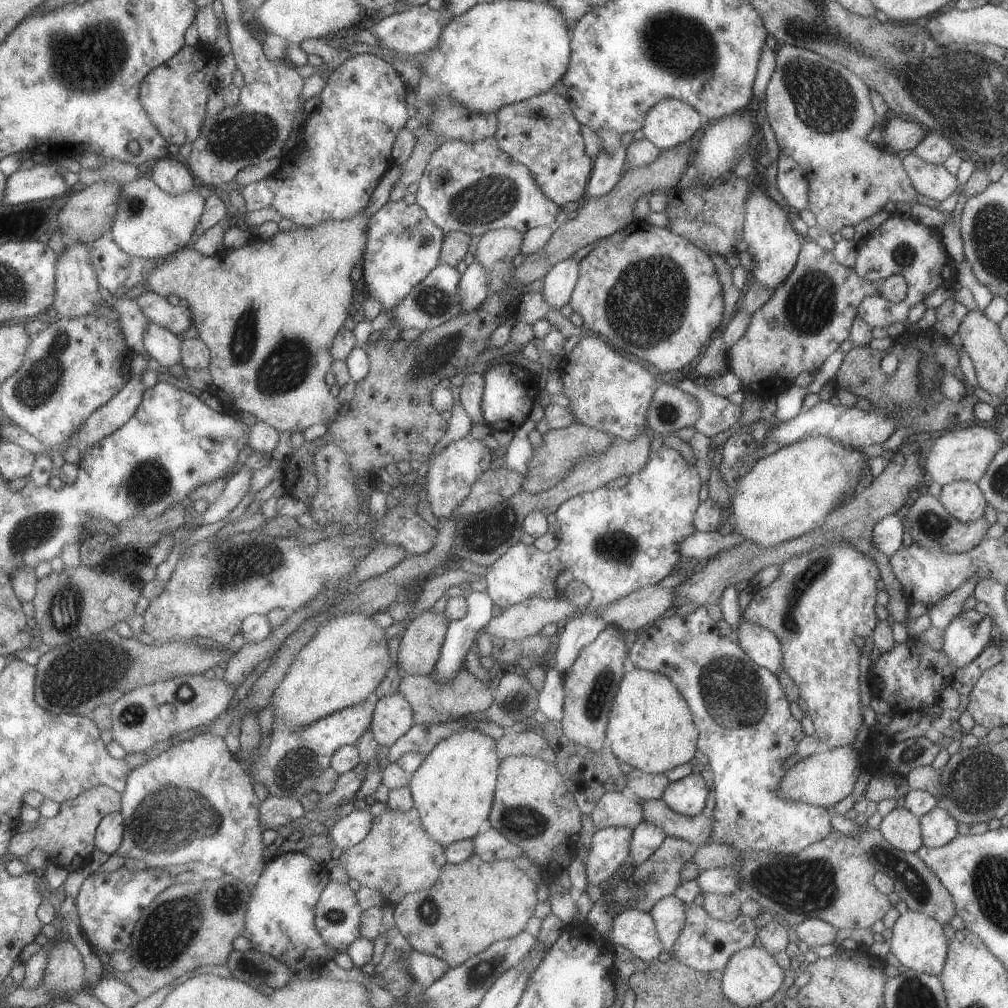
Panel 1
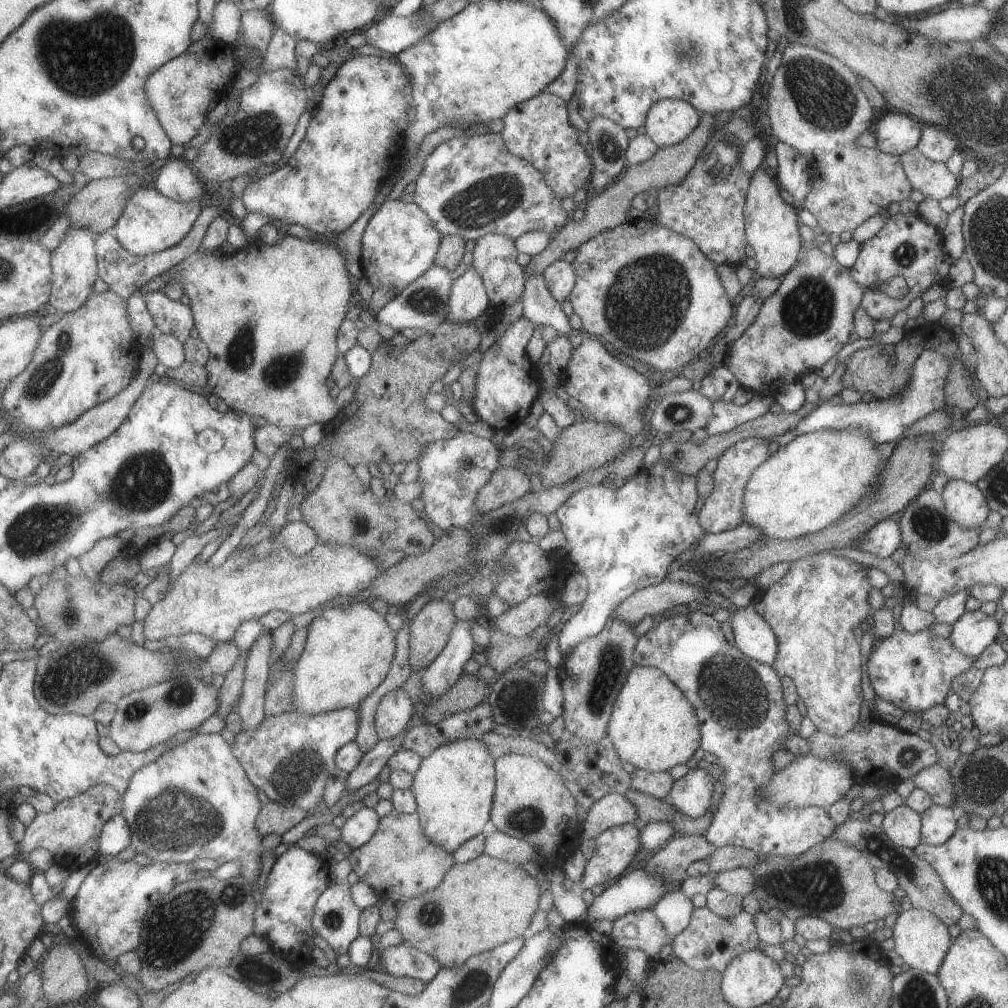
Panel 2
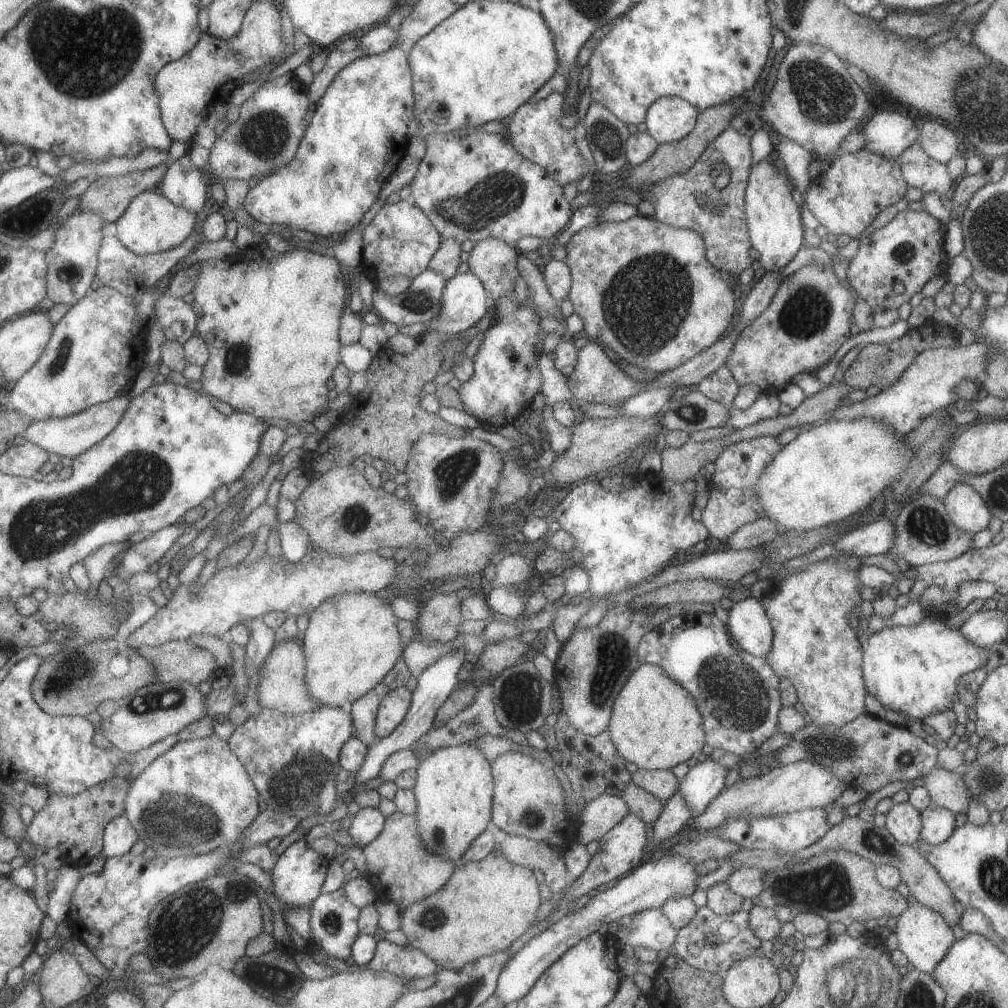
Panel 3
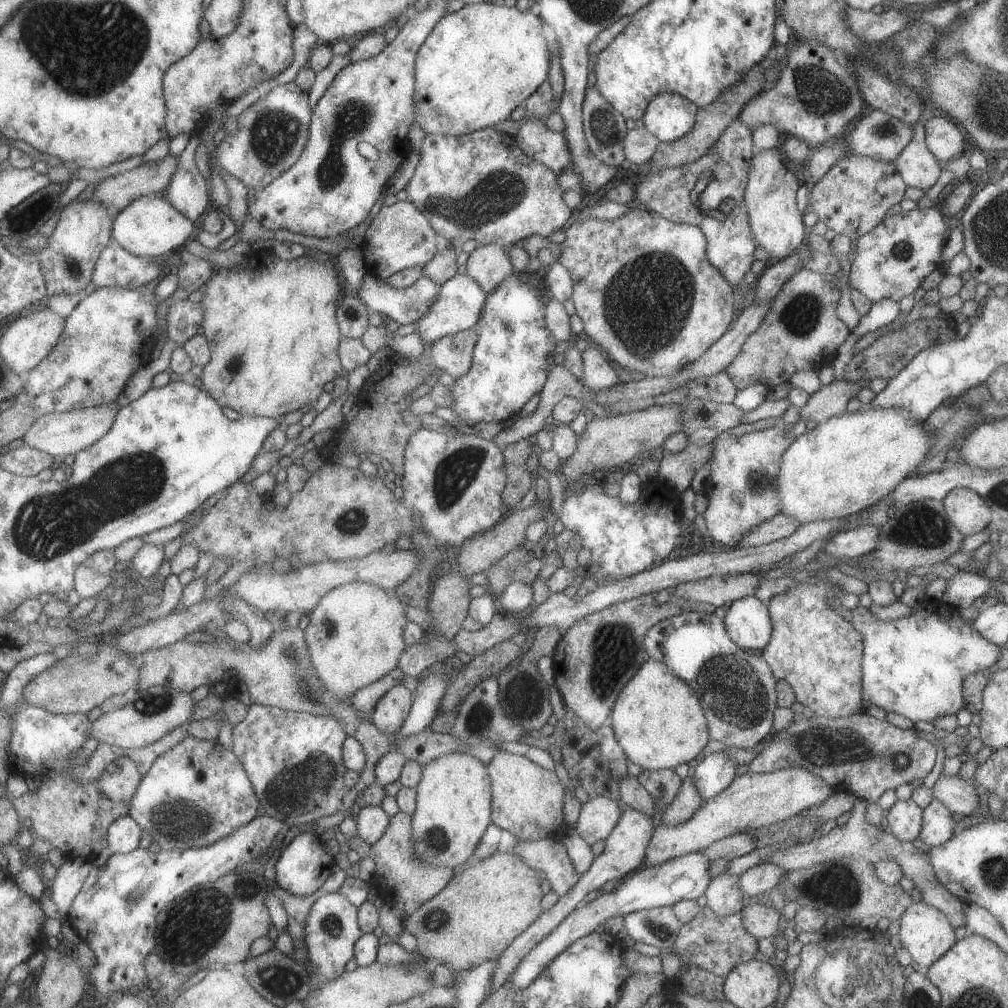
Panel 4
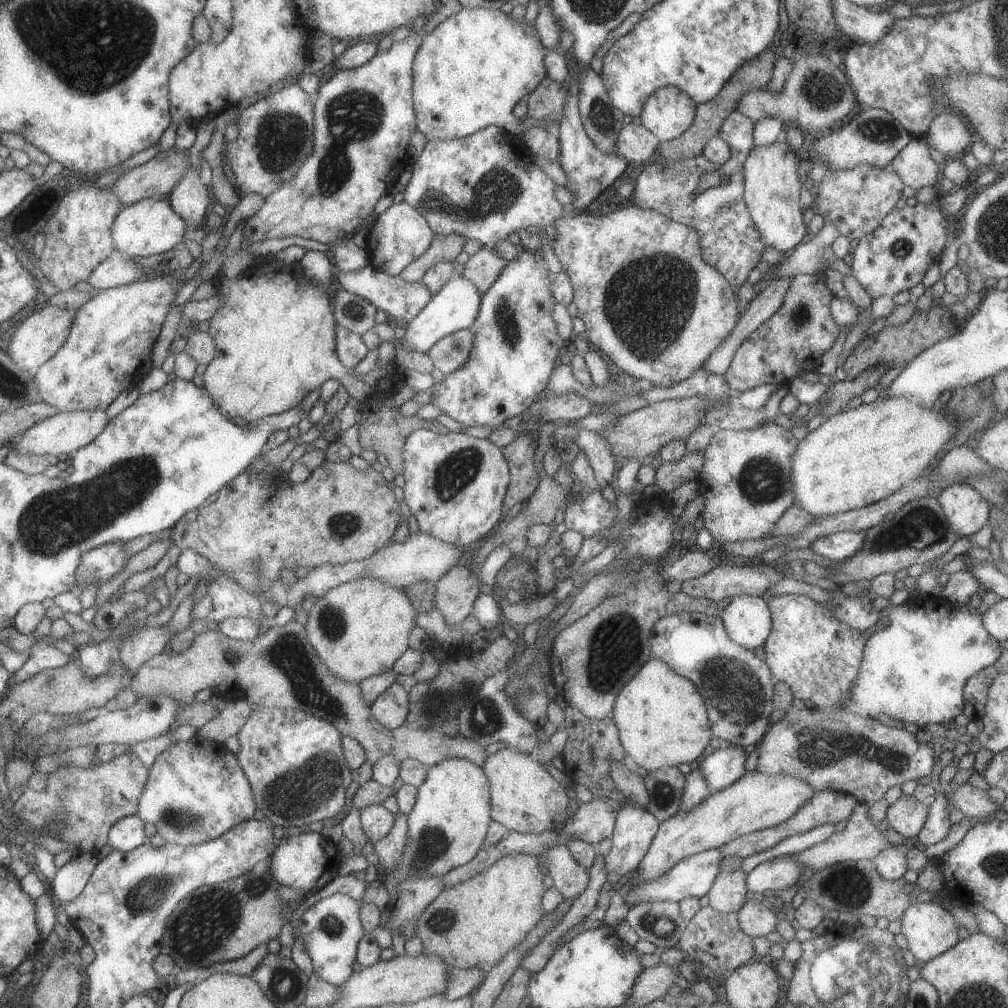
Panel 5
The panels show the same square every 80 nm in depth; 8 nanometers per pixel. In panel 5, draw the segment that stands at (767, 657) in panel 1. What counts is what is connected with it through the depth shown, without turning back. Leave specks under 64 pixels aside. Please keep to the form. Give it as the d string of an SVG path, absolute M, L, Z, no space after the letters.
M735 596L725 602L720 618L729 640L749 651L763 645L771 633L770 613L761 597Z

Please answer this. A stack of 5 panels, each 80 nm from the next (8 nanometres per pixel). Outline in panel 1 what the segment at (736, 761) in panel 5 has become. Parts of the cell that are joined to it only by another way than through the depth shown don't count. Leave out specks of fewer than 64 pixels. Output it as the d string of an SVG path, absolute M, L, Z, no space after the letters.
M691 773L667 784L661 794L661 802L681 816L696 816L703 810L708 794L700 774Z

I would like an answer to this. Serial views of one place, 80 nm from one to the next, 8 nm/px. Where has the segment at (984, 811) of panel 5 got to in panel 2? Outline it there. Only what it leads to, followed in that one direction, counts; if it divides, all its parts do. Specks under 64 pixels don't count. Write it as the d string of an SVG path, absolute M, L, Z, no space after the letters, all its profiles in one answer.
M936 763L918 774L911 781L914 788L921 788L934 805L953 807L953 784L951 784L950 772L941 764Z

